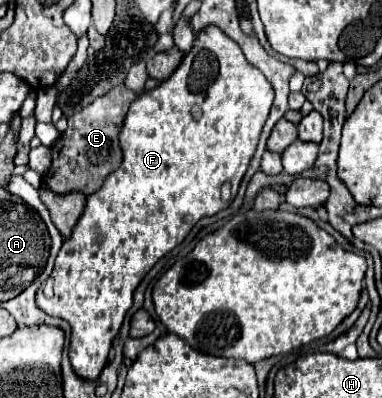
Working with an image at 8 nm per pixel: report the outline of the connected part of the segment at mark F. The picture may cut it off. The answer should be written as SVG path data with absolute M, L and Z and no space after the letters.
M205 29L205 33L197 35L191 51L175 73L159 87L143 91L133 101L119 135L123 163L105 179L99 191L87 197L85 211L77 221L73 235L63 241L51 273L55 295L51 299L37 295L37 307L41 311L65 319L71 325L69 359L77 377L85 381L99 379L107 365L113 339L119 335L125 313L133 305L133 293L141 279L165 253L189 235L199 219L225 209L221 185L241 183L257 149L273 97L273 87L265 81L261 71L245 61L239 45L225 37L221 29Z

